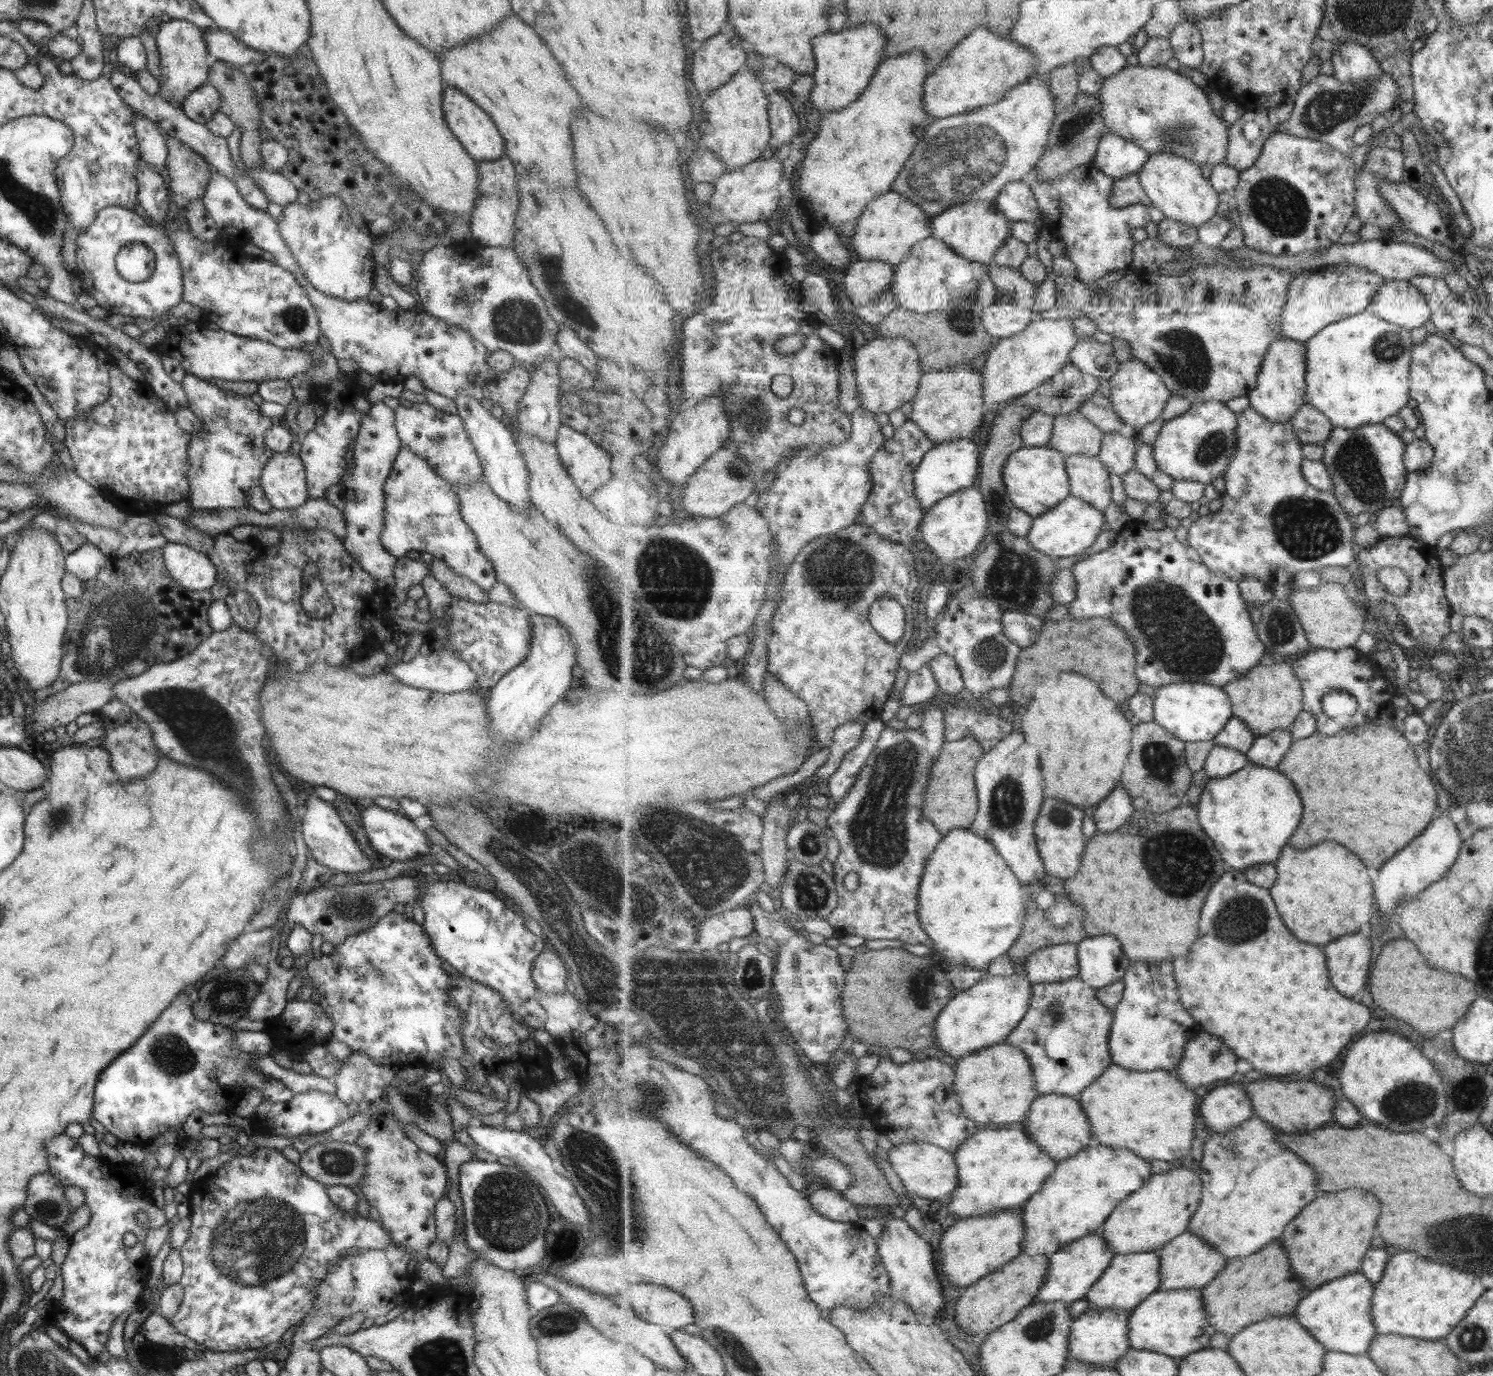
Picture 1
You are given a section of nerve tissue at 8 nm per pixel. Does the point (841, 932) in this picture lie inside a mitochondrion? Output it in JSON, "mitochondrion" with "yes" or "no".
{"mitochondrion":"no"}

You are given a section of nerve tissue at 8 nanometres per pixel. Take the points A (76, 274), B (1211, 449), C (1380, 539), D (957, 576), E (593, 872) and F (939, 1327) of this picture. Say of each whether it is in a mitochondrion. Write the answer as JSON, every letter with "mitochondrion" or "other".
{"A":"other","B":"mitochondrion","C":"other","D":"other","E":"mitochondrion","F":"other"}

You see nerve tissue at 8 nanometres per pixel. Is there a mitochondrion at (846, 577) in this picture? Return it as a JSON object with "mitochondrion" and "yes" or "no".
{"mitochondrion":"yes"}

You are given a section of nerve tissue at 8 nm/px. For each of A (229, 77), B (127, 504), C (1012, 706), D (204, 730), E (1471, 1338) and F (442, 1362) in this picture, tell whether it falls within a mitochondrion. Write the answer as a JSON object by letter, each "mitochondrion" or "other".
{"A":"mitochondrion","B":"other","C":"other","D":"mitochondrion","E":"mitochondrion","F":"mitochondrion"}

